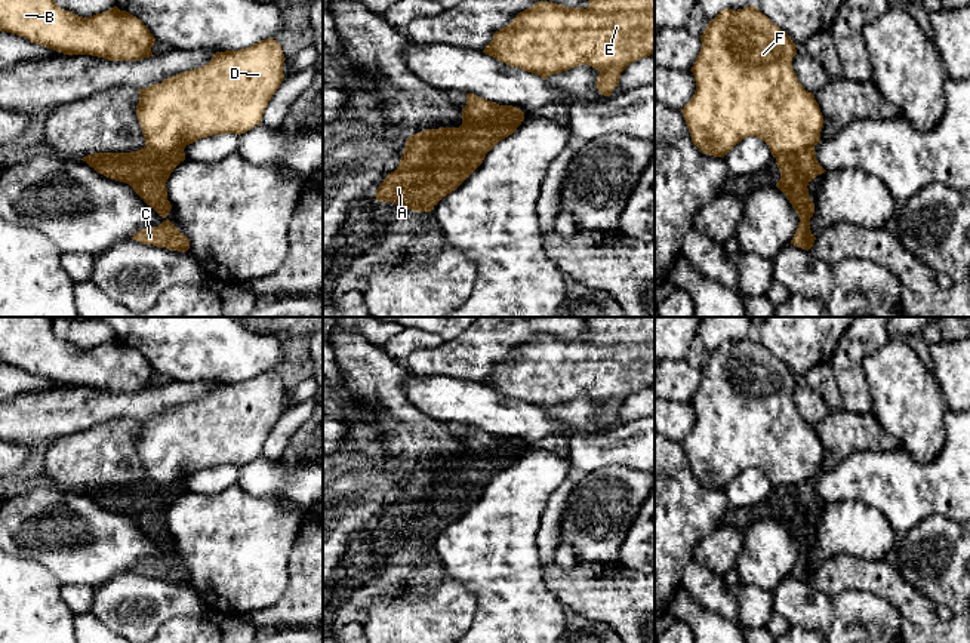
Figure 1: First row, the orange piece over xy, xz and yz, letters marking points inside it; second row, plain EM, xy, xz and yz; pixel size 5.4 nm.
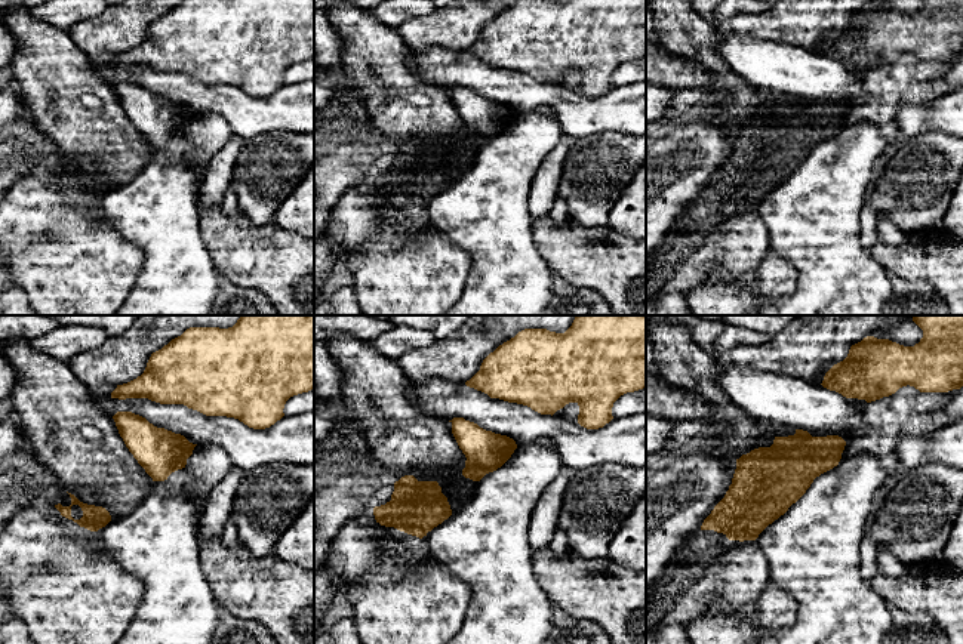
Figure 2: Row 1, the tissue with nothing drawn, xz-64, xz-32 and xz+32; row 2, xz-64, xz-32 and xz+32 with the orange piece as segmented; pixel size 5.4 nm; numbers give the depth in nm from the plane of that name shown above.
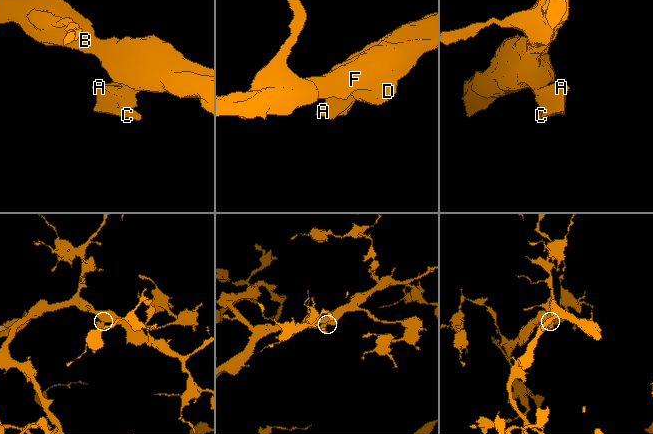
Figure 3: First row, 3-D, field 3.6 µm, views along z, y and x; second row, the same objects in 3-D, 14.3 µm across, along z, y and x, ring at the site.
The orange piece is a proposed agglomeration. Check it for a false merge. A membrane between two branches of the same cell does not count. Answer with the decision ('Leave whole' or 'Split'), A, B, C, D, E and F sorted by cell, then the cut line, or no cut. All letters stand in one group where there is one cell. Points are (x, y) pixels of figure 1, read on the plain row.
Split. Groups: A C / B D E F. Split along xz (502, 437), (493, 457), (477, 454), (464, 440)

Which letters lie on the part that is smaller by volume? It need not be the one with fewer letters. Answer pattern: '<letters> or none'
A, C

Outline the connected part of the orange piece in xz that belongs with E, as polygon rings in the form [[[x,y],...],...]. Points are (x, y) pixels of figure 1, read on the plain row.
[[[586,317],[586,341],[538,333],[493,366],[484,385],[543,412],[578,397],[600,403],[597,421],[610,428],[621,404],[655,384],[655,317]]]

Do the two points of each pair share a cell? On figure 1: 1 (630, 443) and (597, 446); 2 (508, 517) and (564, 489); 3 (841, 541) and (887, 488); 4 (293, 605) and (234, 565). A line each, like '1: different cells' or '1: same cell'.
1: same cell
2: different cells
3: different cells
4: different cells

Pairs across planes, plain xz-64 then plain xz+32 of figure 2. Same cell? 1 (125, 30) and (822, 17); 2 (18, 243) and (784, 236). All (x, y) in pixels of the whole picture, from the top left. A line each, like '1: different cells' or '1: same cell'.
1: same cell
2: different cells

